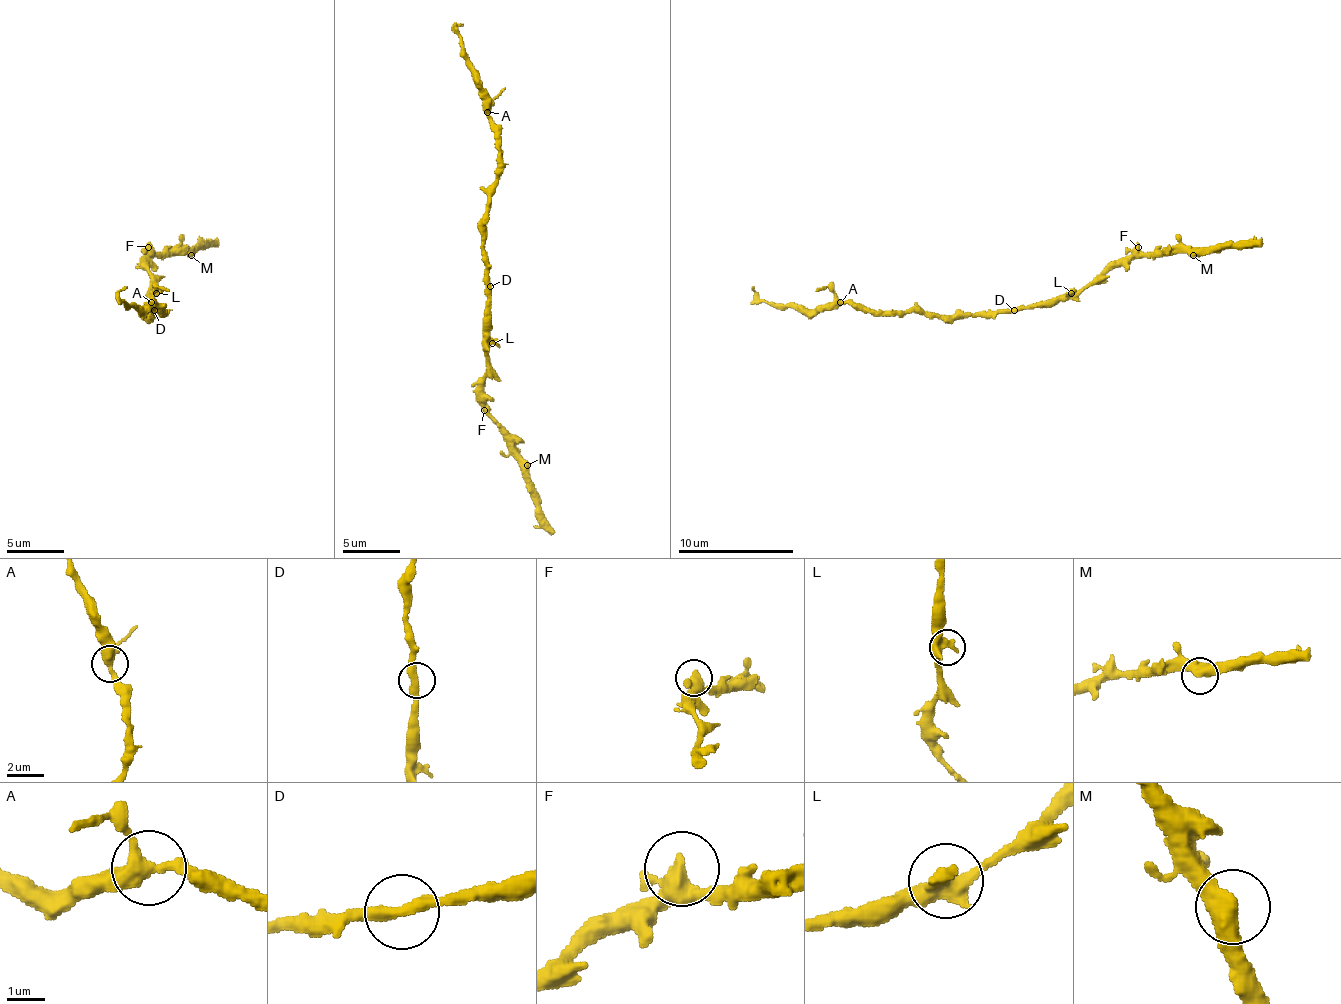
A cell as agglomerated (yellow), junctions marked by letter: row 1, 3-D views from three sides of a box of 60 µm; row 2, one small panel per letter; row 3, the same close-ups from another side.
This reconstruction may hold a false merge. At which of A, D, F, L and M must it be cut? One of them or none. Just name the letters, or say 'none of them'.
none of them

